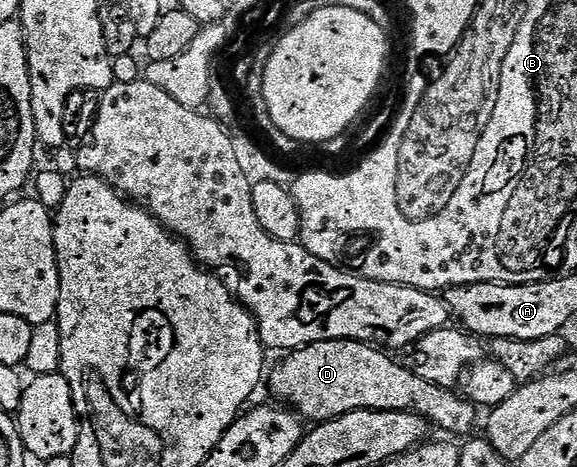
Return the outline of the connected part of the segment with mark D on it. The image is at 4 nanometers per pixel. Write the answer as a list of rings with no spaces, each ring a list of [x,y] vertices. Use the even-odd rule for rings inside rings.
[[[328,340],[315,342],[305,348],[290,351],[289,356],[273,372],[273,392],[278,401],[284,402],[298,416],[309,422],[334,420],[355,410],[375,410],[376,412],[414,412],[422,416],[436,429],[442,428],[453,436],[465,438],[477,424],[479,409],[460,391],[444,388],[435,382],[427,382],[427,378],[419,378],[412,367],[404,368],[397,360],[392,360],[388,351],[360,340]]]

